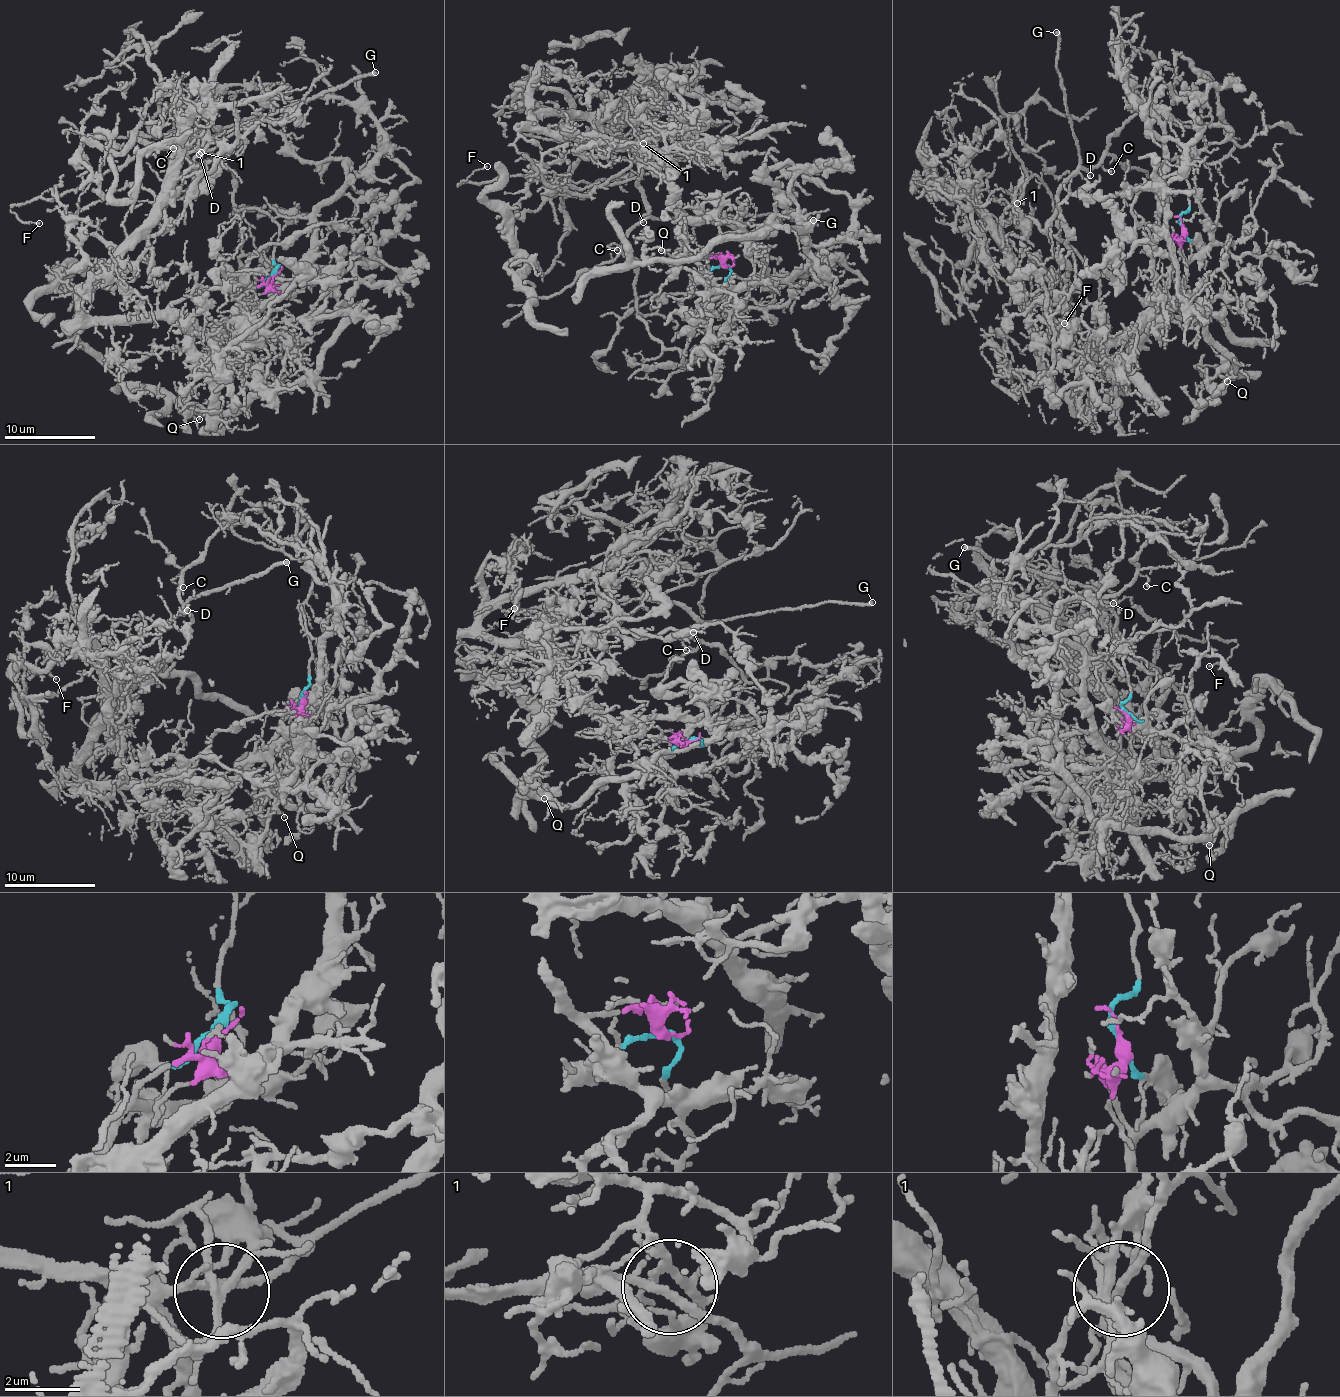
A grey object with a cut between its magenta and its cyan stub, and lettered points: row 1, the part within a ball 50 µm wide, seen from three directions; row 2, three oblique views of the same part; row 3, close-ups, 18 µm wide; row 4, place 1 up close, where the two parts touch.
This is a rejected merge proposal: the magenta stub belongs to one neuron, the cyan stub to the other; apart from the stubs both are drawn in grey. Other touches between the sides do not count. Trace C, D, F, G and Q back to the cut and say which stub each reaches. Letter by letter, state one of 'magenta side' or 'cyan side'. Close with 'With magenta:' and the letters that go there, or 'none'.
C: cyan side
D: cyan side
F: cyan side
G: cyan side
Q: magenta side
With magenta: Q

